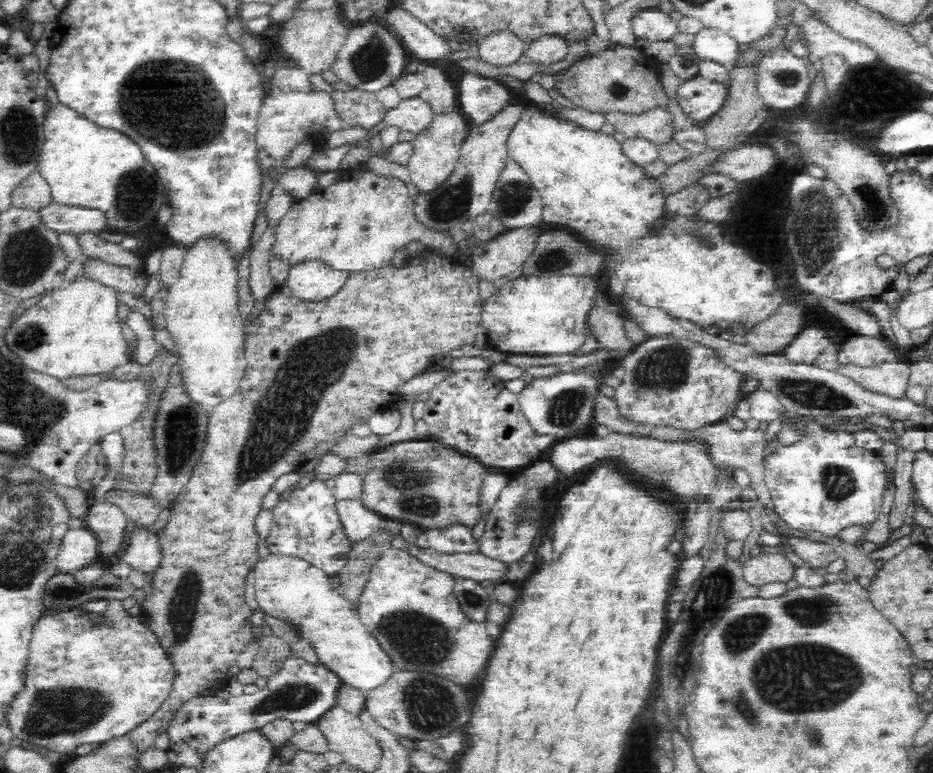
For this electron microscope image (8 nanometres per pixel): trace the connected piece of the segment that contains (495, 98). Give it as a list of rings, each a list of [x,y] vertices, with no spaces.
[[[466,71],[458,78],[457,108],[471,126],[490,120],[507,103],[511,93],[494,78]]]

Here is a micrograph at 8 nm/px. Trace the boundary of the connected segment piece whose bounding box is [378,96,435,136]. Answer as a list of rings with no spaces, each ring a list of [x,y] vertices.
[[[419,96],[401,100],[394,109],[386,112],[378,125],[379,128],[397,126],[400,131],[408,131],[418,136],[432,124],[435,112]]]

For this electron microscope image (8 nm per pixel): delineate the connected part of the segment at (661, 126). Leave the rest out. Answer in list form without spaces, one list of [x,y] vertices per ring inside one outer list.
[[[654,108],[642,114],[624,114],[620,111],[602,113],[606,124],[614,126],[616,133],[622,133],[626,139],[642,138],[656,146],[673,141],[676,132],[669,111]]]

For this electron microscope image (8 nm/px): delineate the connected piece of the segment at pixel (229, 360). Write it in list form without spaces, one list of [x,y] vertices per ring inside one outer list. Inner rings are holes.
[[[202,240],[195,248],[186,249],[179,280],[170,287],[163,310],[184,390],[193,403],[203,406],[208,412],[236,392],[247,367],[244,317],[237,305],[237,287],[237,263],[229,257],[225,246],[215,240]]]

